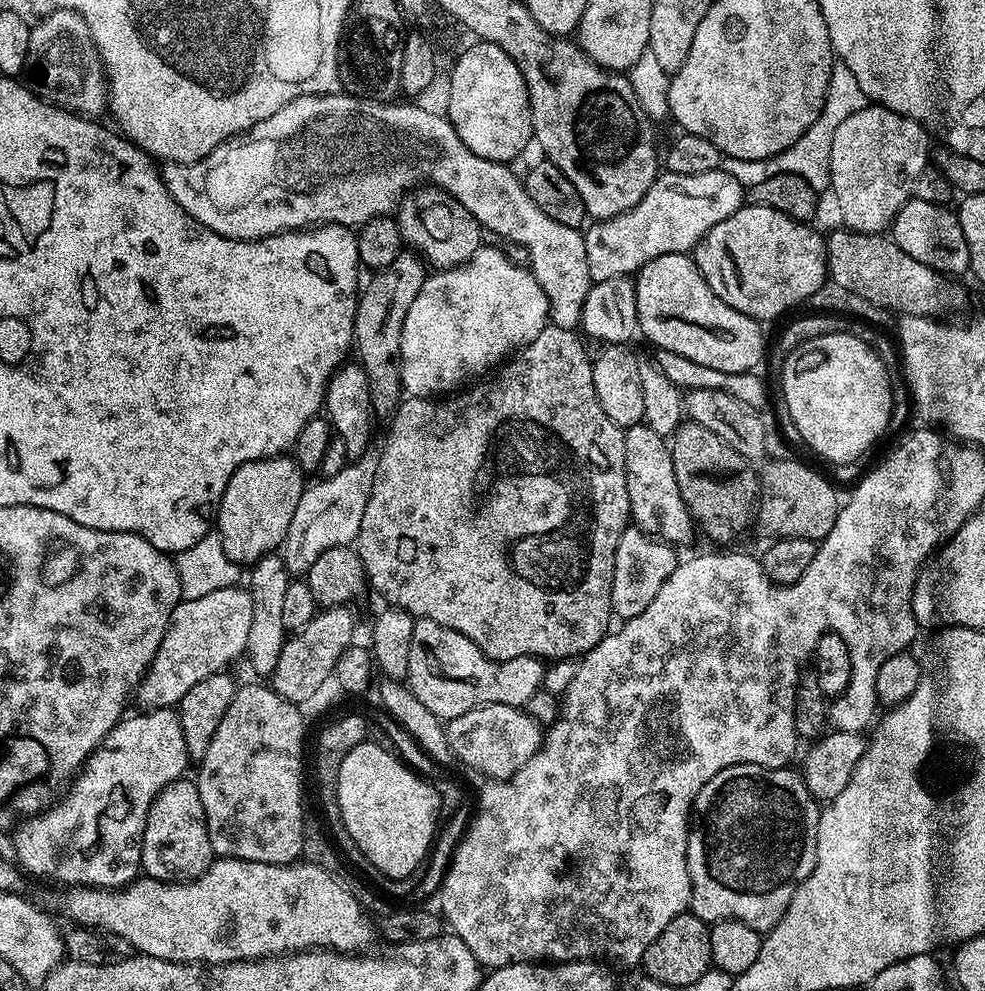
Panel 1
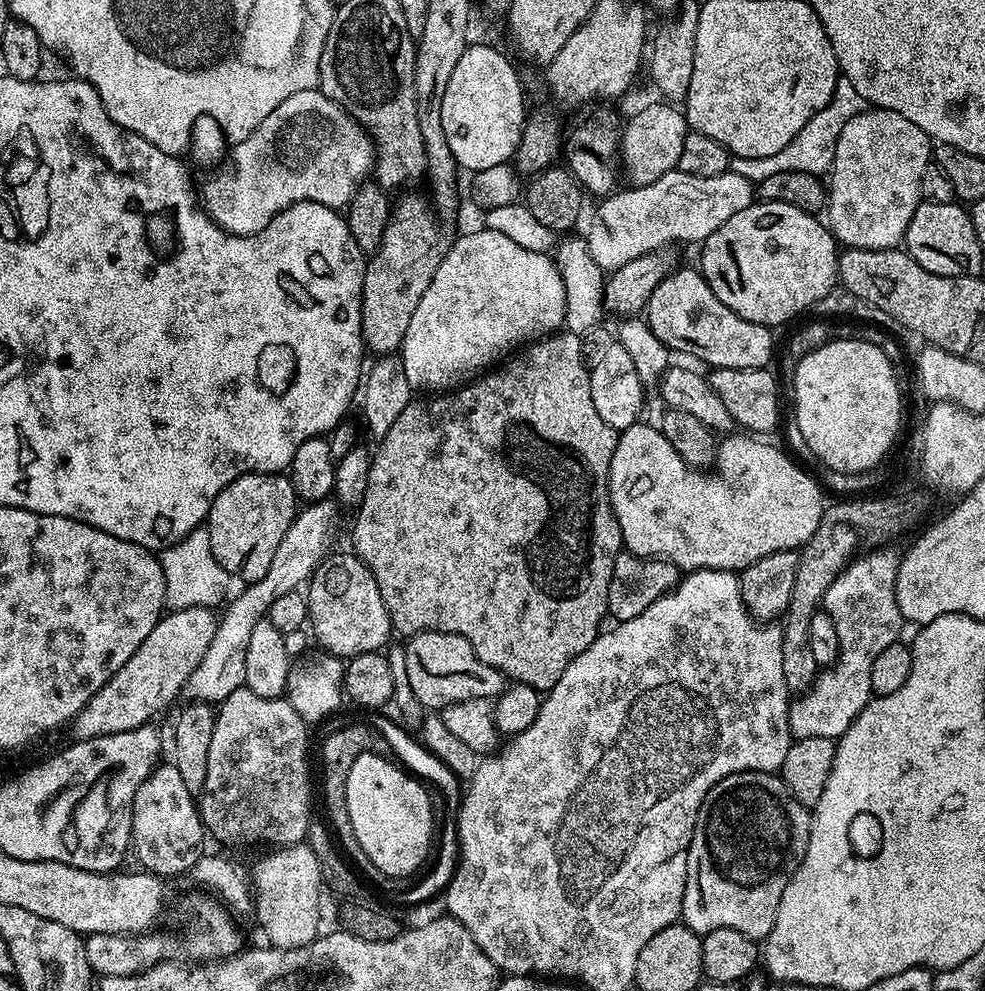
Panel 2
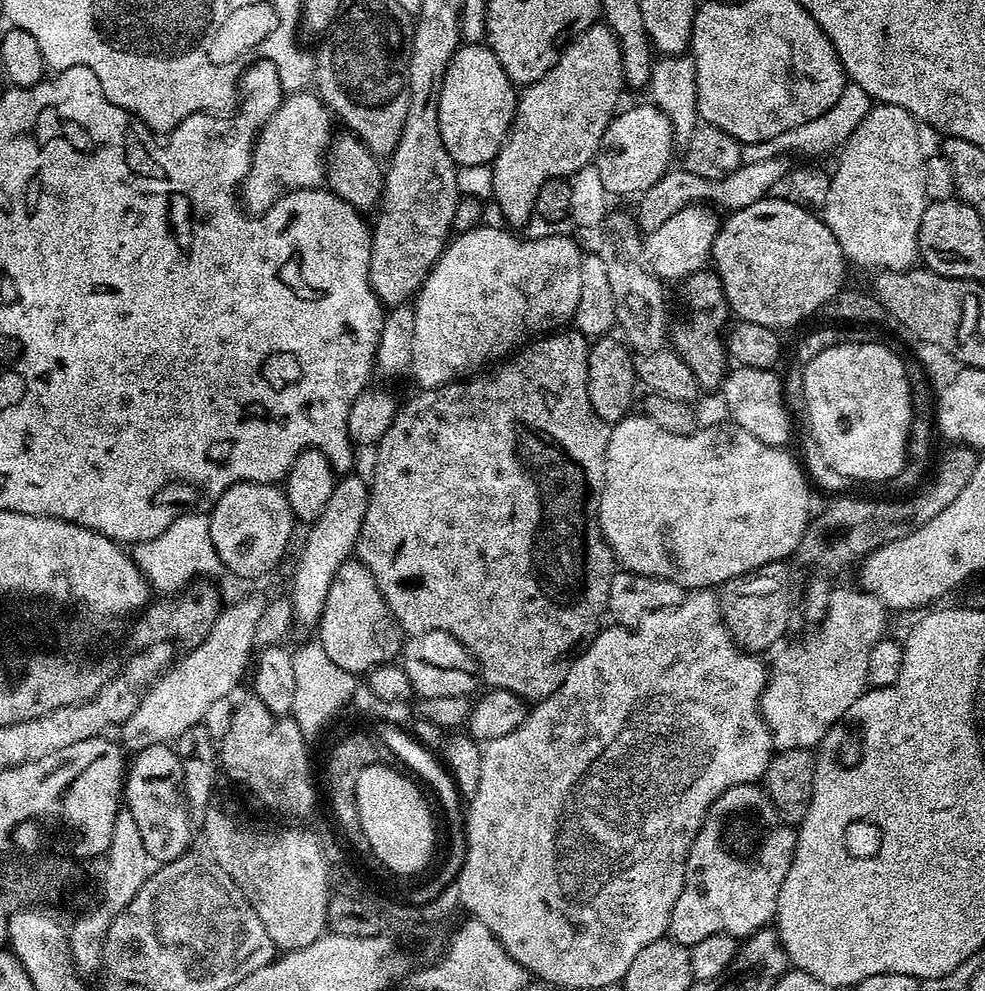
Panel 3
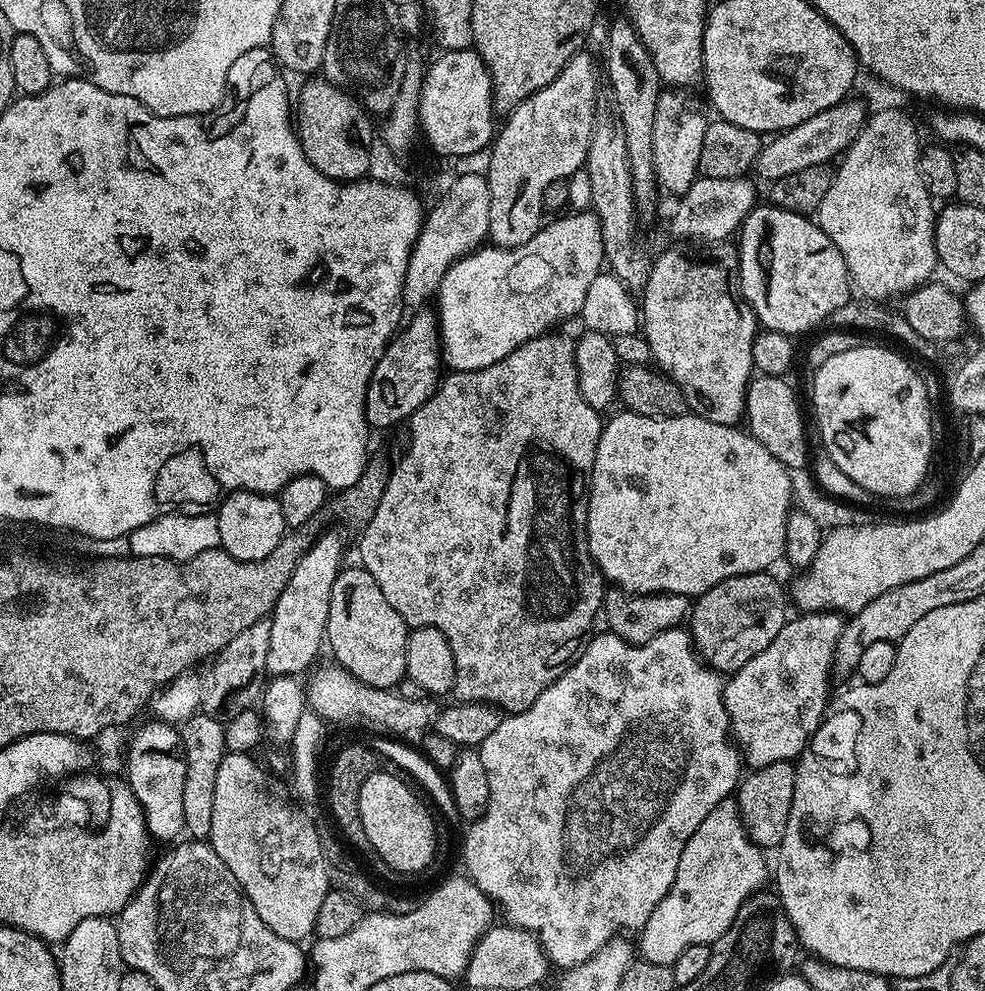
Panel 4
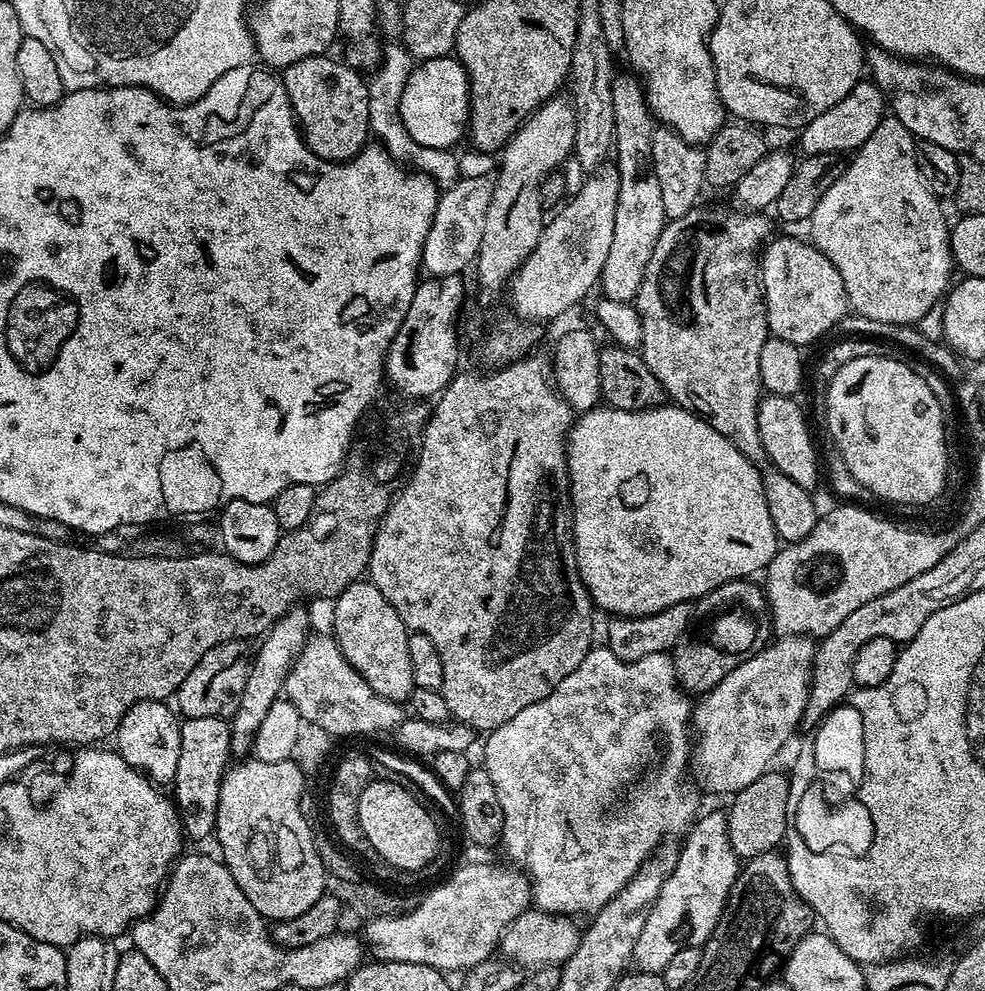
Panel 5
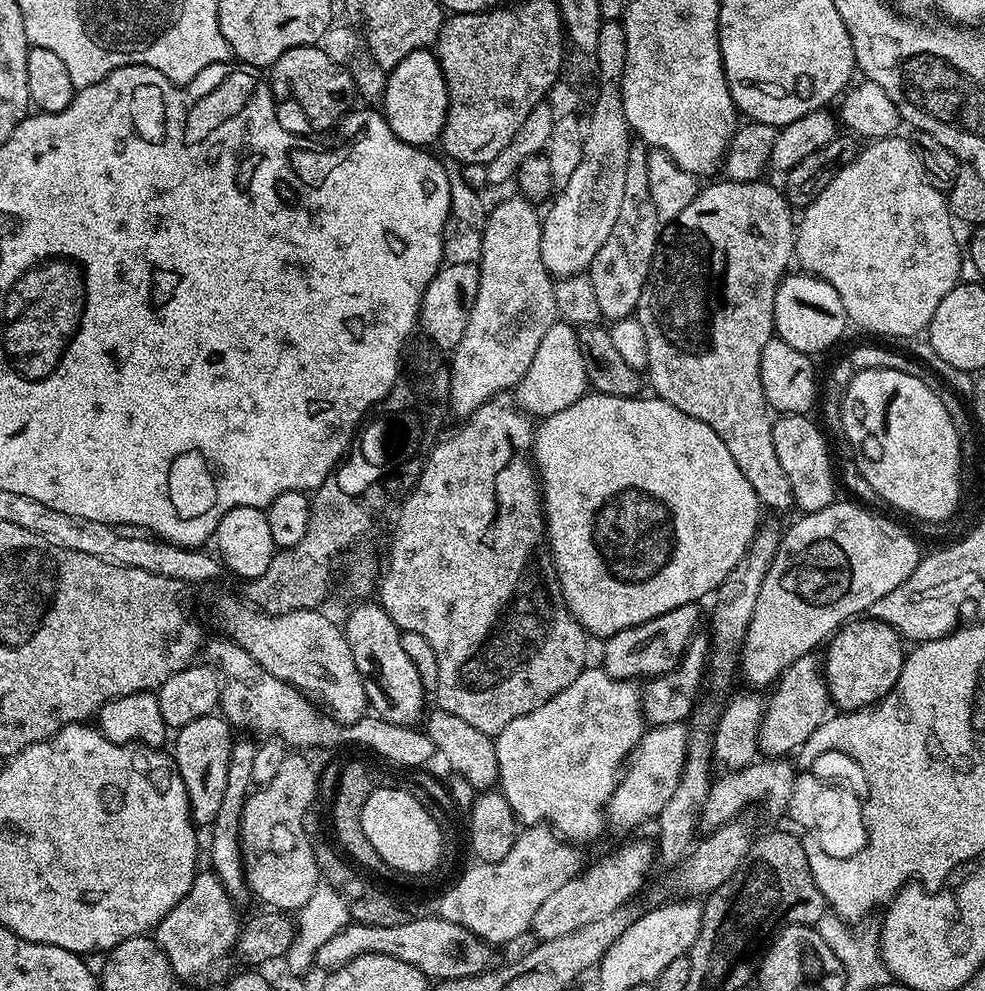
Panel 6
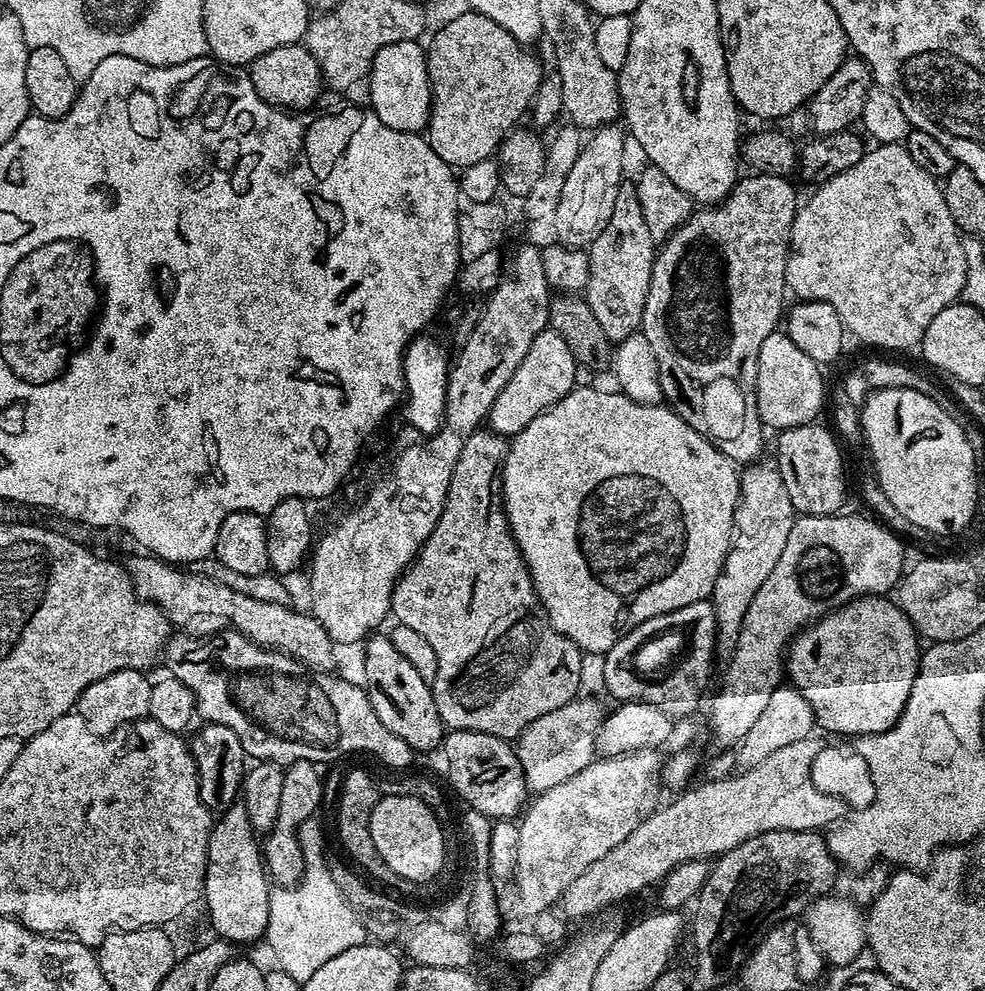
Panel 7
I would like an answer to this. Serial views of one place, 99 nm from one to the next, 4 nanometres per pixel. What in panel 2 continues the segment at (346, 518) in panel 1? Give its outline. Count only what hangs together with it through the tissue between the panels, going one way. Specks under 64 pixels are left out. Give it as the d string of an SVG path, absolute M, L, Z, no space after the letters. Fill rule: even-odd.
M330 498L307 503L297 511L297 516L286 530L281 544L274 550L273 561L265 577L251 581L221 613L210 647L202 662L195 668L185 684L185 695L199 703L218 704L234 690L243 687L246 676L246 649L250 644L251 631L257 621L263 619L270 605L280 595L299 589L311 579L329 551L328 544L338 524L339 505ZM328 548L328 549L327 549Z

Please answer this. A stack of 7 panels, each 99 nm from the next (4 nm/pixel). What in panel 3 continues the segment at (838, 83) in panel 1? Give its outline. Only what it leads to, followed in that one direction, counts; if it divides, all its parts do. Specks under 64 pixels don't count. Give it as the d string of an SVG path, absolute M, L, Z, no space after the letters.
M851 82L845 83L842 94L838 94L838 102L826 110L826 114L818 114L818 118L810 118L810 122L802 122L802 126L794 126L766 142L757 144L745 144L741 150L743 163L761 162L763 159L774 158L775 156L784 156L788 152L805 152L805 157L816 158L812 156L824 156L827 152L835 153L837 149L845 144L854 134L858 122L866 118L866 114L874 107L872 97L862 90L862 86Z

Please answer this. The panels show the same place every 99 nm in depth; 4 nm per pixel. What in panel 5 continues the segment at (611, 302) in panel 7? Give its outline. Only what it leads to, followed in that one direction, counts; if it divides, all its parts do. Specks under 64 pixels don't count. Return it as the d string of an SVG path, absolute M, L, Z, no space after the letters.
M631 70L617 71L612 78L614 102L614 167L618 170L618 202L614 210L614 239L610 241L610 254L598 285L603 299L618 302L635 301L646 262L654 254L654 246L662 234L666 217L662 210L662 193L658 187L658 174L654 174L652 133L654 117L648 108L644 81Z

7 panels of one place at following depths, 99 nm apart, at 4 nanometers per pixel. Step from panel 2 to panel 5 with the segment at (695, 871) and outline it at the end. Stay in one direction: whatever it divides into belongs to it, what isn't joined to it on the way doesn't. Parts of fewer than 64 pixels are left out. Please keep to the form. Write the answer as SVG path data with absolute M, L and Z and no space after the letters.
M723 811L706 812L688 829L678 862L649 910L642 934L638 934L631 959L640 963L637 965L643 971L663 973L666 962L679 948L700 948L705 944L740 873L742 860L728 841L727 815Z

